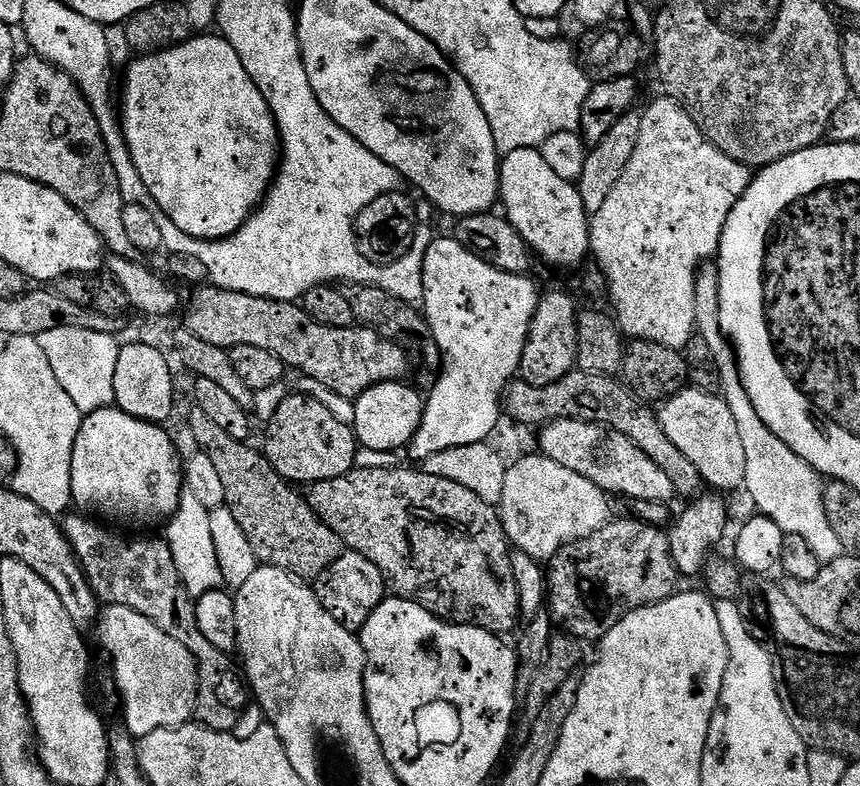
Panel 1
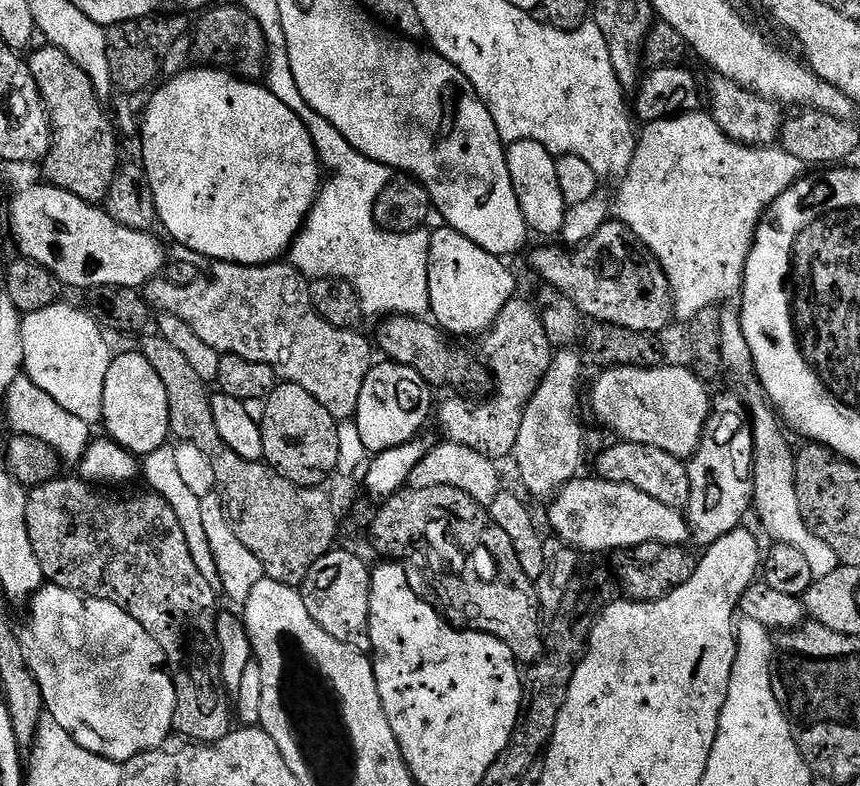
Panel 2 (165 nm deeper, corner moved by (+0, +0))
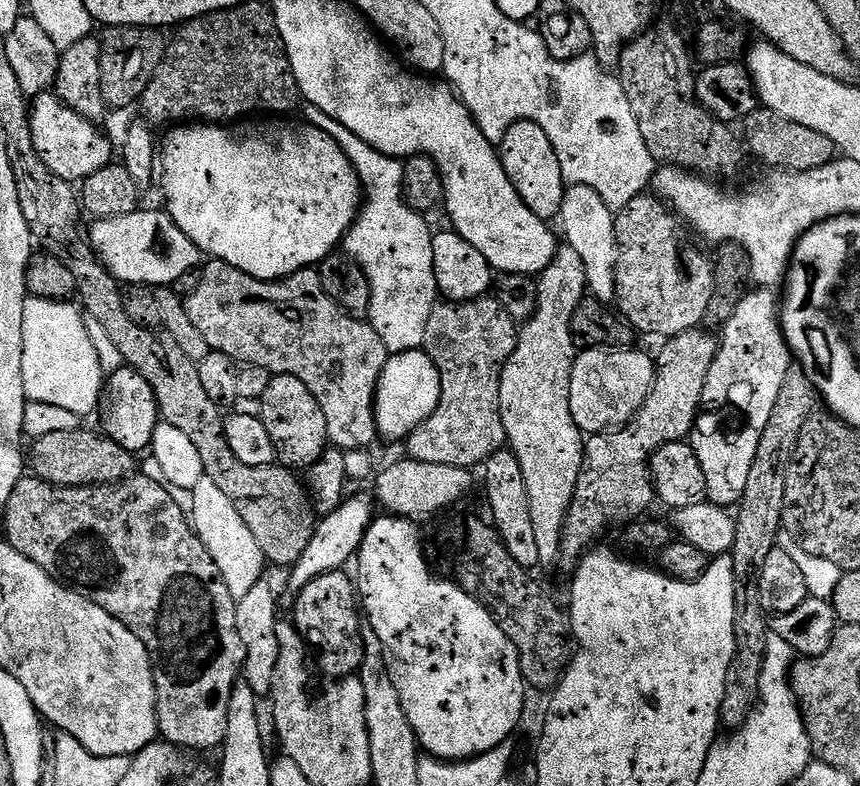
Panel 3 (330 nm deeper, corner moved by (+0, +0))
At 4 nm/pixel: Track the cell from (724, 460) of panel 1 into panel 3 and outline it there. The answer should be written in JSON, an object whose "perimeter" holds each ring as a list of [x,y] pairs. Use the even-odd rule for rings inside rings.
{"perimeter":[[[586,348],[577,355],[574,370],[570,374],[570,414],[585,434],[609,431],[613,426],[623,426],[646,402],[656,380],[656,362],[650,355],[637,350],[613,350],[611,348]]]}

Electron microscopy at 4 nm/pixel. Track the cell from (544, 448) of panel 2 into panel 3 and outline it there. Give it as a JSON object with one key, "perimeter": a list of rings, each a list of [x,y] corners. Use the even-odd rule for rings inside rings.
{"perimeter":[[[567,246],[557,247],[554,258],[536,280],[536,309],[534,314],[519,329],[514,354],[506,362],[500,379],[500,417],[508,435],[506,444],[522,466],[522,478],[526,481],[526,498],[530,498],[530,519],[534,521],[534,535],[541,565],[555,565],[560,559],[562,526],[578,486],[578,474],[584,461],[585,433],[570,414],[570,374],[578,349],[572,337],[572,319],[578,306],[586,298],[586,266],[578,258],[578,250]]]}

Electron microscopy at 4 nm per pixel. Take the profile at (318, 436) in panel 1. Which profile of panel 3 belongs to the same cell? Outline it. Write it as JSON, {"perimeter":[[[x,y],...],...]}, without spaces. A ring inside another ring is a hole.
{"perimeter":[[[273,375],[266,386],[266,394],[259,398],[262,406],[261,422],[266,426],[270,439],[274,441],[277,461],[285,468],[307,470],[322,458],[322,454],[330,447],[326,430],[326,414],[322,414],[322,406],[318,406],[318,398],[306,390],[306,385],[293,376]]]}

